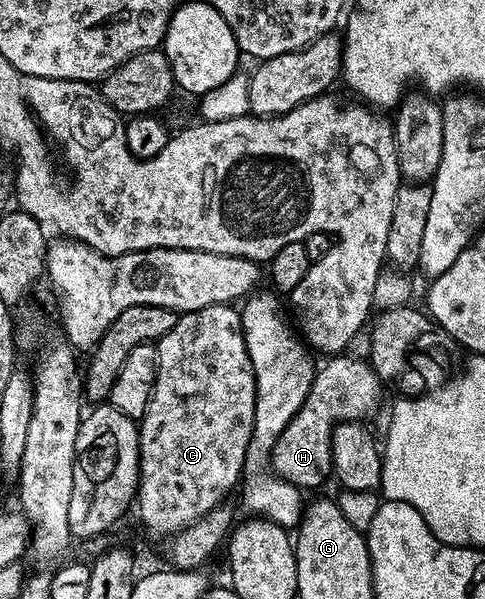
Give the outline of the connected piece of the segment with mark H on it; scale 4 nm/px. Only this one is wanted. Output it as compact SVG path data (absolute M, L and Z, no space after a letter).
M339 353L333 354L327 361L329 363L325 367L321 366L317 370L312 388L302 405L302 409L298 409L298 413L292 418L290 425L286 425L286 429L282 429L282 435L276 439L272 454L272 470L301 489L320 487L333 474L331 433L336 423L367 420L367 415L374 414L376 406L380 403L382 380L377 377L376 371L367 358L357 357L351 353Z

